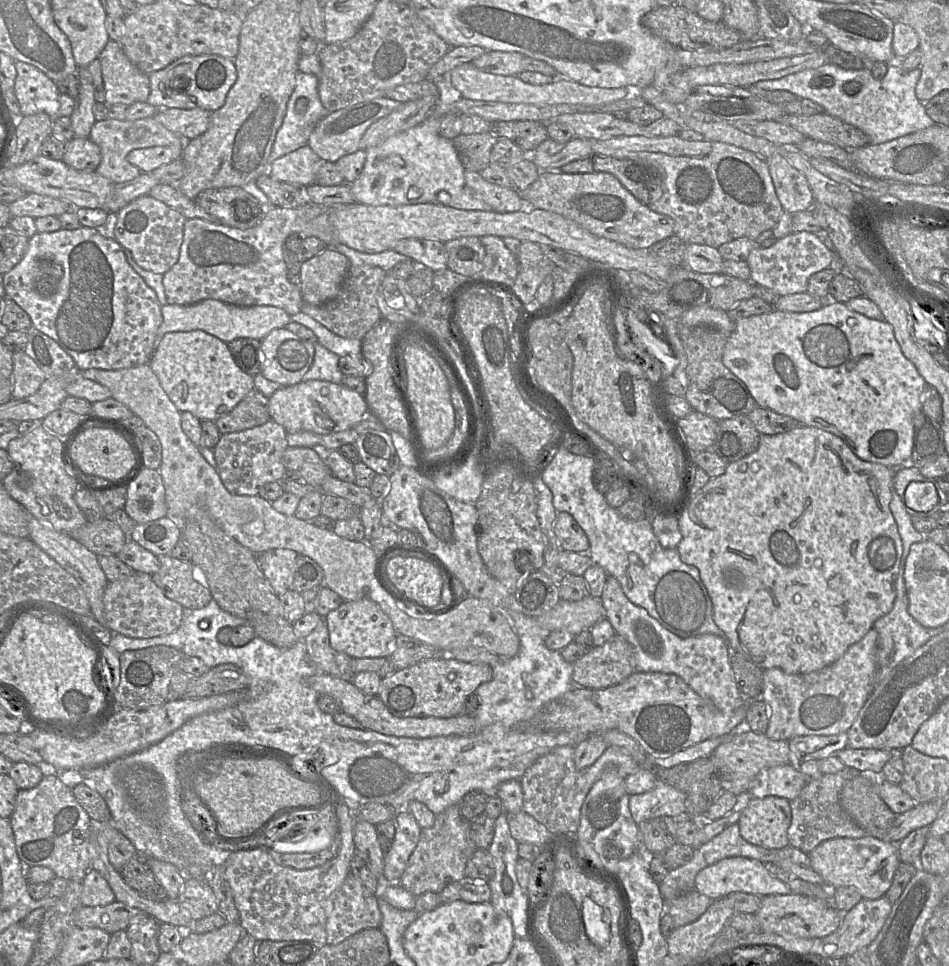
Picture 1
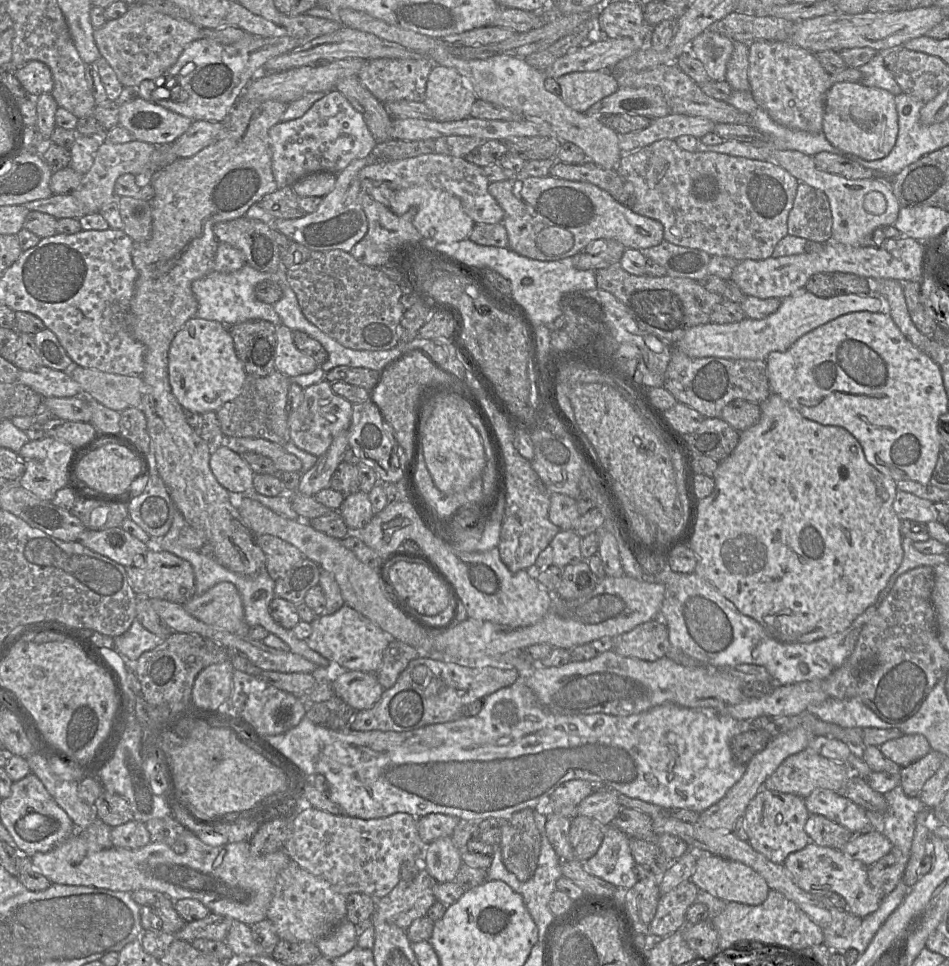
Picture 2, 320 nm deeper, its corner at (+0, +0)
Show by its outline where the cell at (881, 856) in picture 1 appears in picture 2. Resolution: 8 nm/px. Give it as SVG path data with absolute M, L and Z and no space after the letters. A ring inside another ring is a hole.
M810 842L803 849L790 853L783 865L798 887L821 896L837 893L845 899L846 910L860 918L875 912L884 897L869 884L868 867L862 862L846 856L838 849Z

